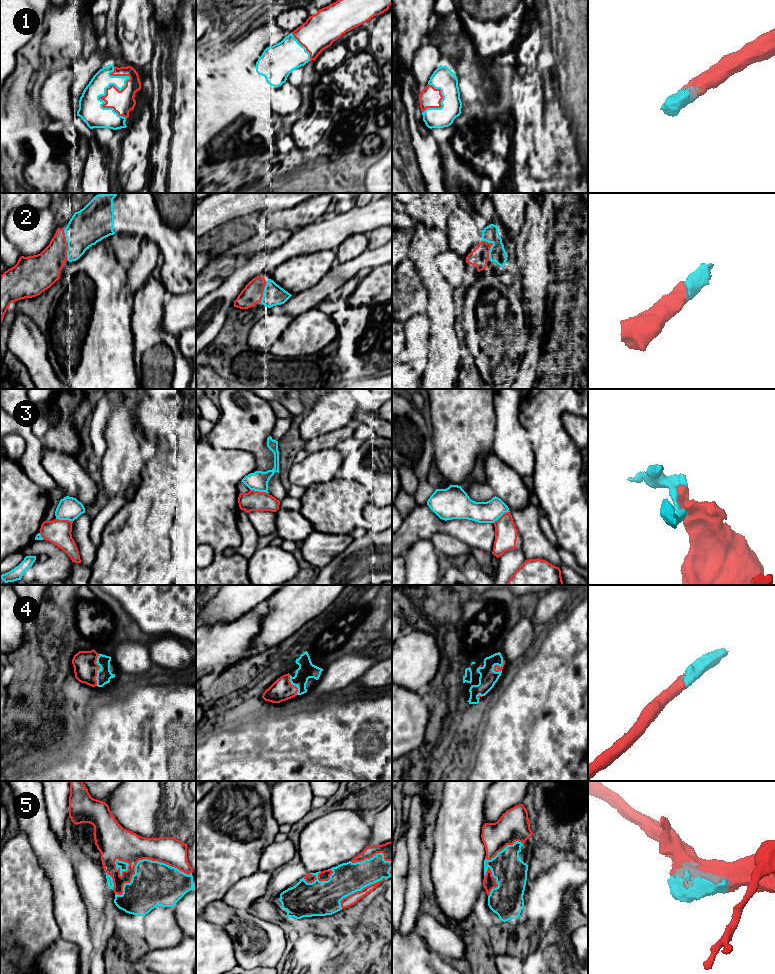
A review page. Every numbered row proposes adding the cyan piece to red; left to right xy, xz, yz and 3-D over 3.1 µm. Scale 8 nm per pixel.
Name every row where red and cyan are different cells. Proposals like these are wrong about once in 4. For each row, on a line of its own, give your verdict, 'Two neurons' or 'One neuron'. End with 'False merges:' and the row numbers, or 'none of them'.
1: One neuron
2: One neuron
3: Two neurons
4: One neuron
5: One neuron
False merges: 3

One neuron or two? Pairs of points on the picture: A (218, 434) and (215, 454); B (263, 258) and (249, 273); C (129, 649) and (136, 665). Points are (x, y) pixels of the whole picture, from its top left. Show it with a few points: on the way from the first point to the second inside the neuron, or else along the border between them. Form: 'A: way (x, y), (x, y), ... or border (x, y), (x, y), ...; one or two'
A: border (206, 441), (214, 446), (237, 448), (239, 450); two
B: way (260, 262), (253, 269); one
C: way (129, 653), (136, 661); one

